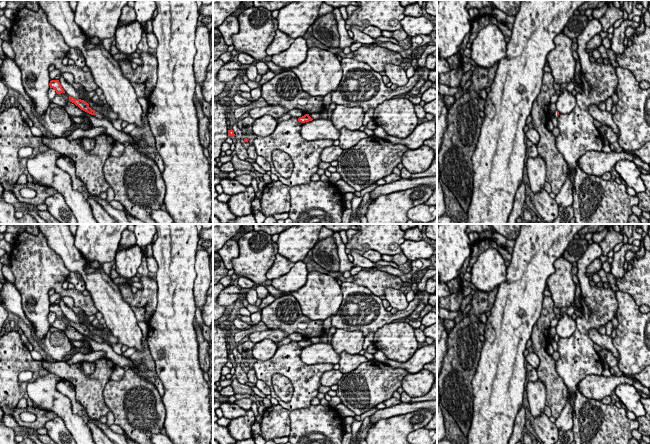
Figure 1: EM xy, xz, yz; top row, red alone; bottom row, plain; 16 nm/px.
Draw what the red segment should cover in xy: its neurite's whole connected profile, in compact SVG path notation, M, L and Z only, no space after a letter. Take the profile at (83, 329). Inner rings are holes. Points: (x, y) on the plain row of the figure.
M69 320L69 324L70 326L74 327L76 330L78 330L81 334L93 339L94 341L96 341L97 343L103 343L103 340L95 335L95 334L92 334L90 331L89 331L89 328L87 326L85 326L84 324L81 324L81 323L75 323L74 321L71 321Z

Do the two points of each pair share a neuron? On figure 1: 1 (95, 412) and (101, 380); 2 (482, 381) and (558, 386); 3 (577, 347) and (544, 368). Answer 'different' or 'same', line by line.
1: same
2: different
3: different

